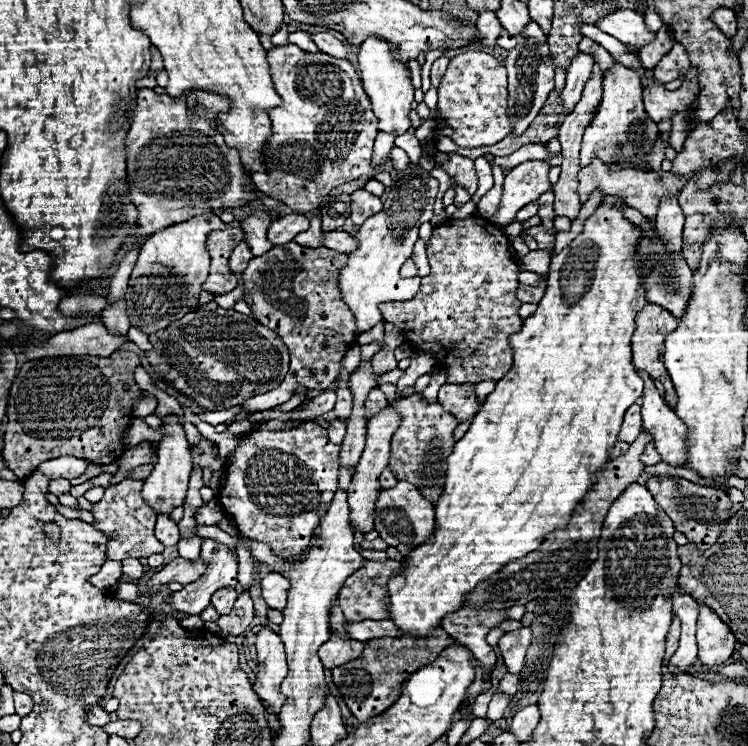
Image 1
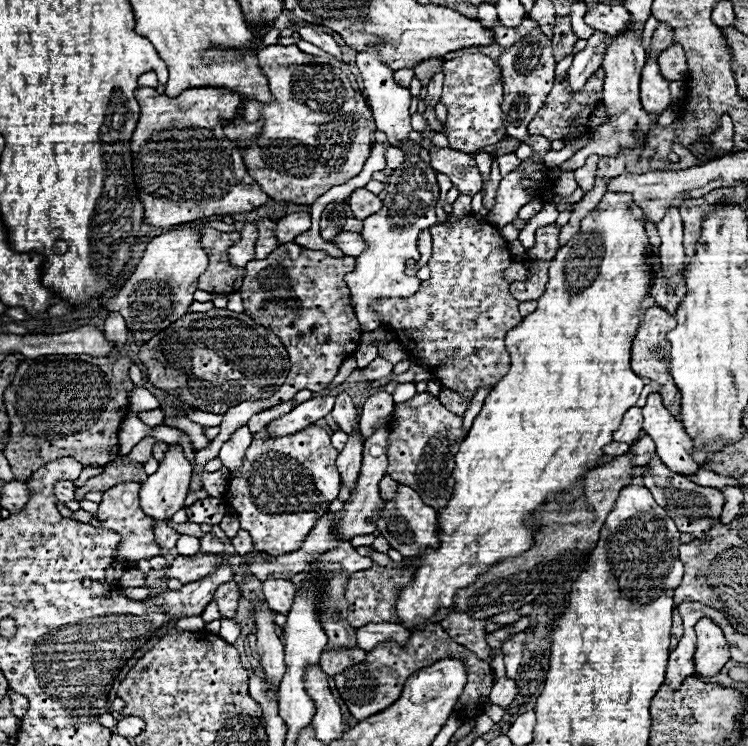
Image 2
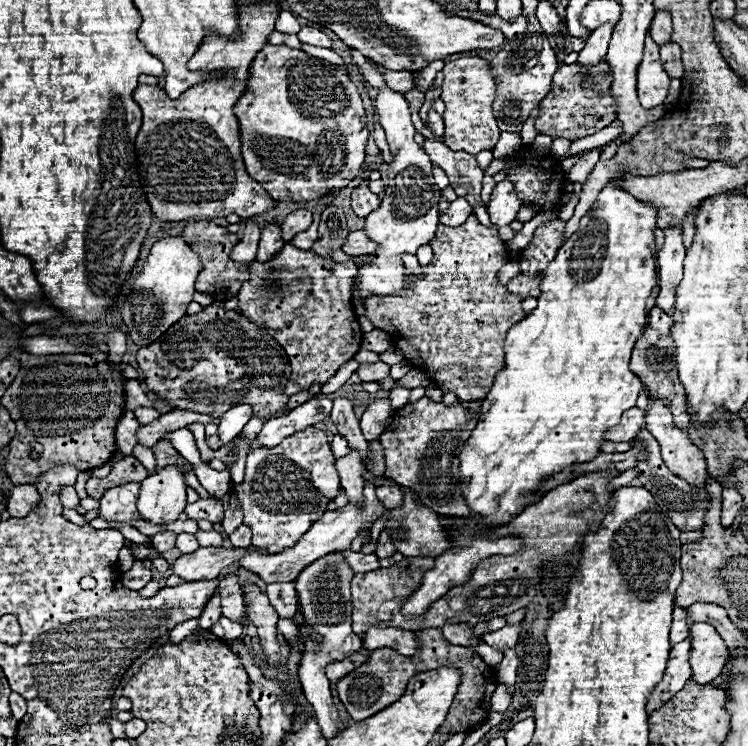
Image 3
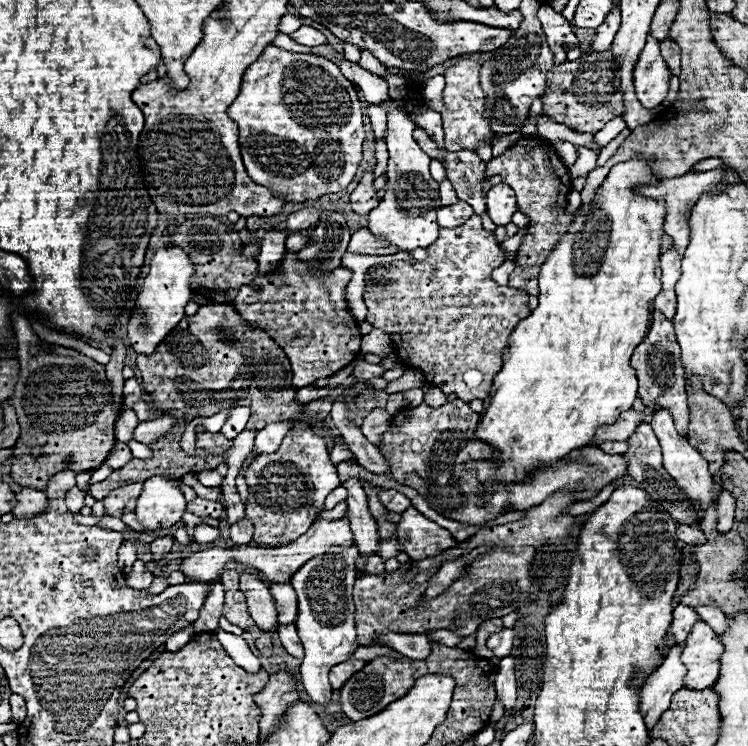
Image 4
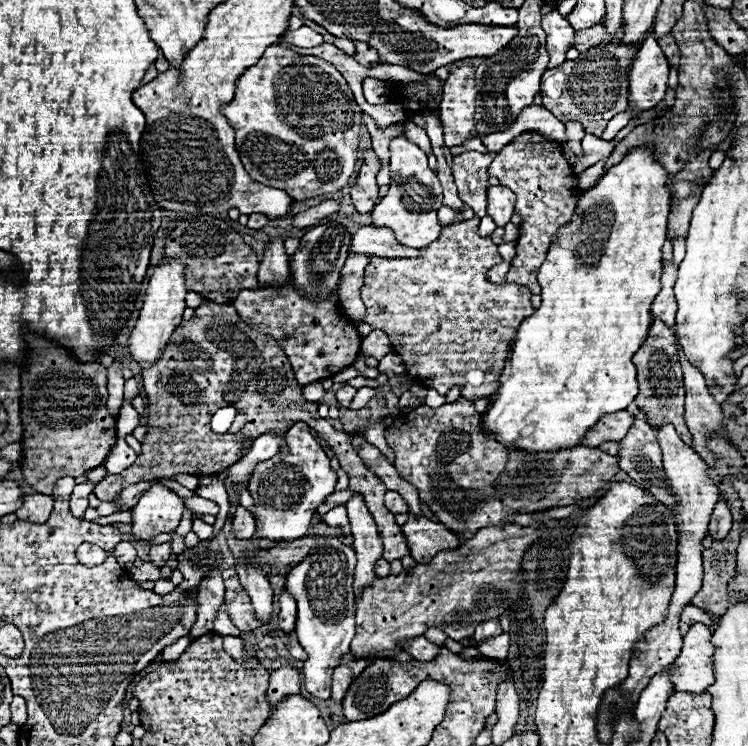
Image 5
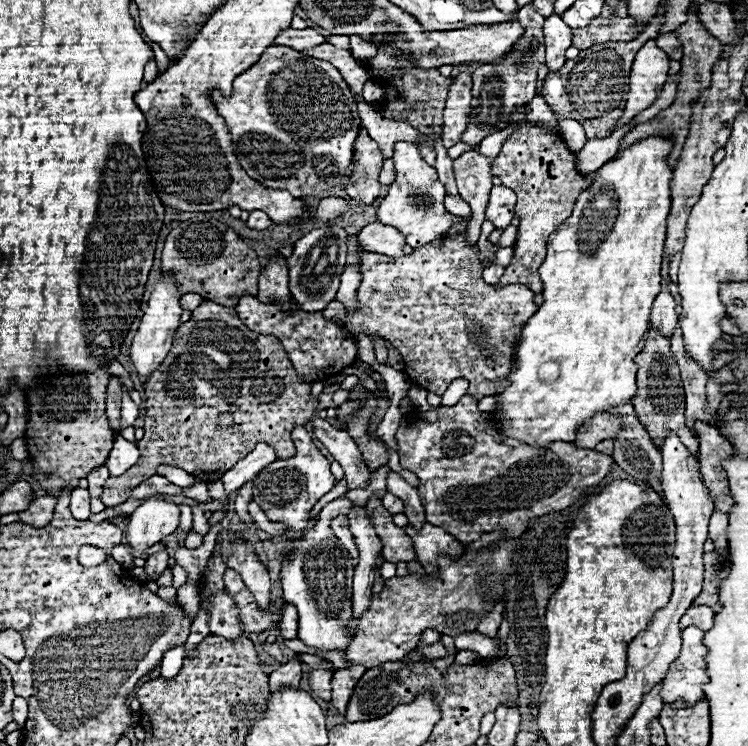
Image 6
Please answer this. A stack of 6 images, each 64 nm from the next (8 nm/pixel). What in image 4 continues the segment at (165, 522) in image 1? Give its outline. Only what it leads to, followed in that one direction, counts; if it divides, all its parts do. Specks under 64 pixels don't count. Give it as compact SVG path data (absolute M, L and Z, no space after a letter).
M166 536L166 538L158 538L150 544L150 552L154 556L154 560L162 560L170 550L172 550L172 542L174 538L172 536Z

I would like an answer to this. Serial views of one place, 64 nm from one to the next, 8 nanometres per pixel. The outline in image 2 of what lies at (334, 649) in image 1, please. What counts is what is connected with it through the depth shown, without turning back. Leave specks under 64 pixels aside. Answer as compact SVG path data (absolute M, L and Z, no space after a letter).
M344 648L344 650L324 650L320 658L320 666L328 676L336 676L344 672L346 668L358 664L366 658L366 652L362 648Z

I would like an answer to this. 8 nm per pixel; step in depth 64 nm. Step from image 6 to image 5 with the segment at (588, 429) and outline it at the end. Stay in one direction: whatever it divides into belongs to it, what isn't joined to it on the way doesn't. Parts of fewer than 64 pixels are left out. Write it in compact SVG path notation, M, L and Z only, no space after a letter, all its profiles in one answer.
M614 412L610 416L602 416L598 420L598 424L594 428L590 428L590 432L586 432L586 436L582 438L580 444L584 446L590 446L590 448L596 448L598 444L602 442L608 442L608 440L622 440L622 436L626 436L630 424L632 424L632 414L628 412Z

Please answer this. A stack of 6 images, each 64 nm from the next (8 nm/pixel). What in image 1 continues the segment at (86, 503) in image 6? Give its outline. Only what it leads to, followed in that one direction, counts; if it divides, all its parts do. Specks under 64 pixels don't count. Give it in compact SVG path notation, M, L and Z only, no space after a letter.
M56 478L50 482L50 492L56 494L56 496L62 496L62 494L68 494L72 488L70 480L64 480L64 478Z

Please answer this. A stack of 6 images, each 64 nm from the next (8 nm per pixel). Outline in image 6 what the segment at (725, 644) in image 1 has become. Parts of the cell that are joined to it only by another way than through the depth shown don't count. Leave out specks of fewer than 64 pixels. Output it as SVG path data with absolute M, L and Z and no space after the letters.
M688 626L682 630L682 652L670 664L668 674L662 682L662 700L664 704L672 704L676 708L694 706L704 698L700 692L700 684L708 678L704 664L704 632L696 626Z

